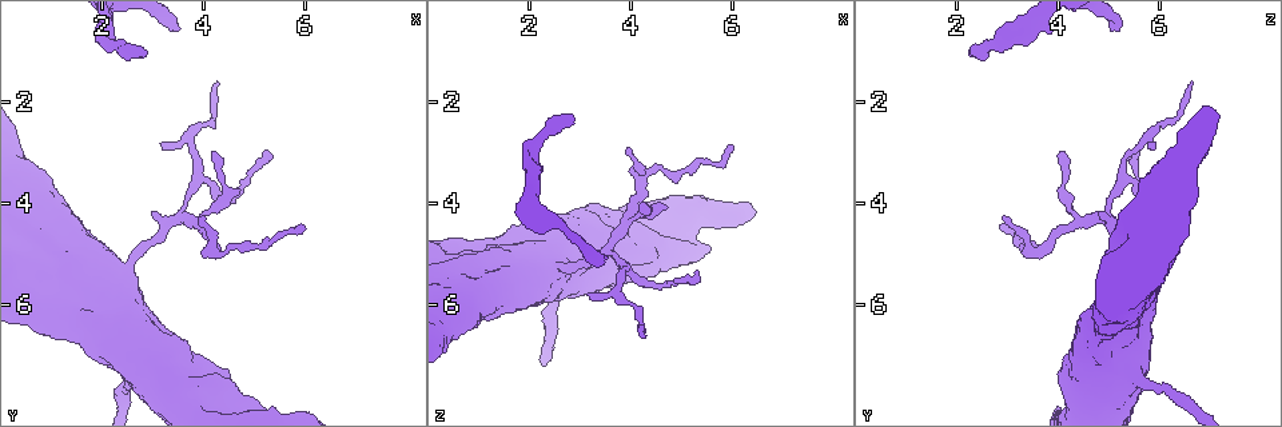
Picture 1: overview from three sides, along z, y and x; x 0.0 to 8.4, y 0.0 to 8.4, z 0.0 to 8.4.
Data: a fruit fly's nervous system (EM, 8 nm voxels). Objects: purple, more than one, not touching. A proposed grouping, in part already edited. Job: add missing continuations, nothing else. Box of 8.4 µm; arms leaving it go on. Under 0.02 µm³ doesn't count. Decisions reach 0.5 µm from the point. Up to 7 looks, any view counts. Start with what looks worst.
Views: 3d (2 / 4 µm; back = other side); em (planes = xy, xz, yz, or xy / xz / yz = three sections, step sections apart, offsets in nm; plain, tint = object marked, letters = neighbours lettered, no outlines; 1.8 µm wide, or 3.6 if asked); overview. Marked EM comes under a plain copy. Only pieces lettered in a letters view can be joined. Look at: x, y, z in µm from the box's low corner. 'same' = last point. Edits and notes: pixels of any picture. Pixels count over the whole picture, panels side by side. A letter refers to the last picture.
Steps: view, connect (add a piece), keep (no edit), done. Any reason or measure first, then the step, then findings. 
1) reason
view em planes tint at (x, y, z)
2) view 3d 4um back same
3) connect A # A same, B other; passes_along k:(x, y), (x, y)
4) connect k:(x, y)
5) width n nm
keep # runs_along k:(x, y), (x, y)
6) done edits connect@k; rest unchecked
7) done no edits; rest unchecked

free end
view em xz step 4 letters at (2.85, 1.10, 2.25)

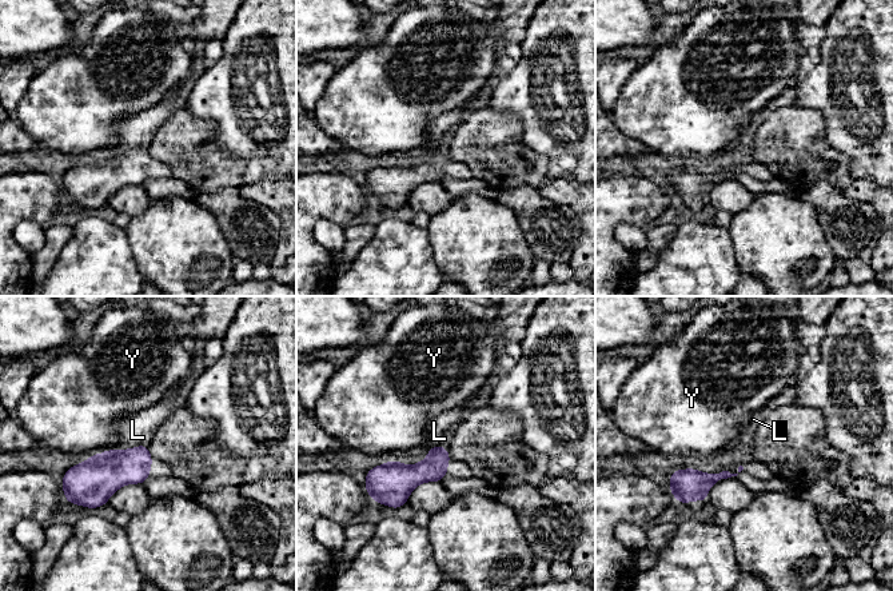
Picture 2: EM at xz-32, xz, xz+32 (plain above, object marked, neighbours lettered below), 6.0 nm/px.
connect L # L same, Y other; passes_along 2:(100, 475), (131, 448), (138, 430); it goes on there

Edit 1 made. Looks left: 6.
view overview

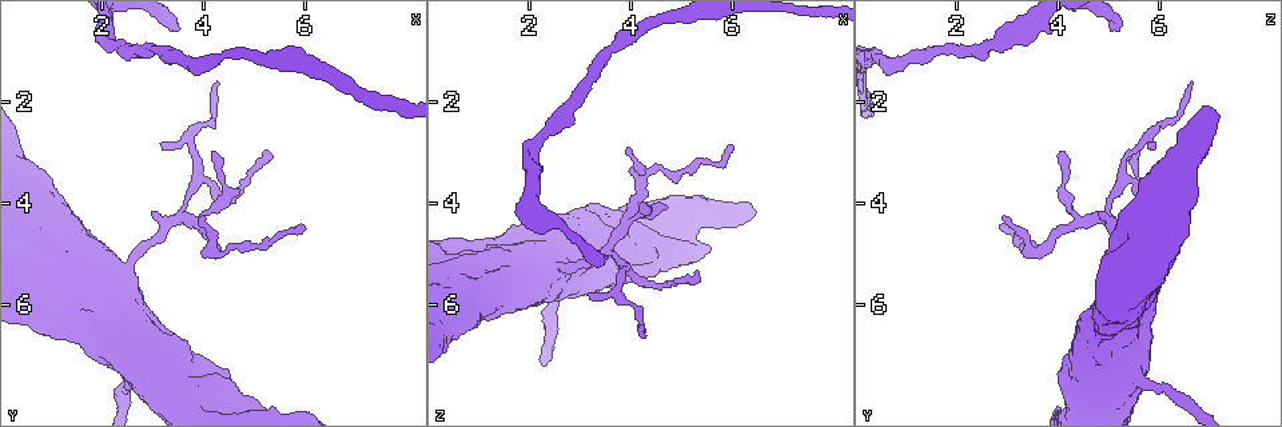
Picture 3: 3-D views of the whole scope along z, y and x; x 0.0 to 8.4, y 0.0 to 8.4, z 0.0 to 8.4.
an open end
view em planes letters at (3.45, 0.60, 5.10)

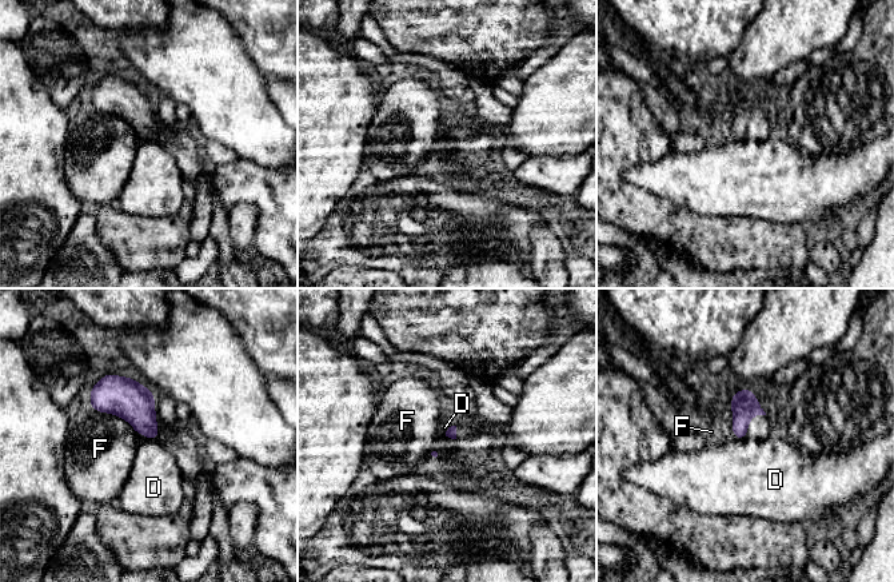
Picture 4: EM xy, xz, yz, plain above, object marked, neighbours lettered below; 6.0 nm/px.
longest_contact F 320 nm
keep # D other, F other; no lettered piece goes on from it

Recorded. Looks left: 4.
tapers out
view em yz step 8 tint at (4.05, 4.25, 3.00)

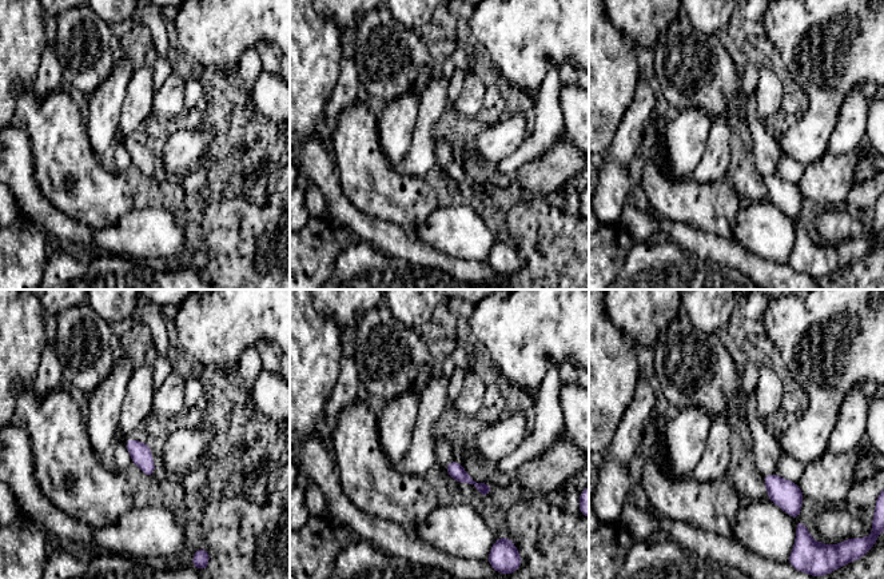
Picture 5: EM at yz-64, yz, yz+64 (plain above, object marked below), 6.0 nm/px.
view em xy step 16 letters same

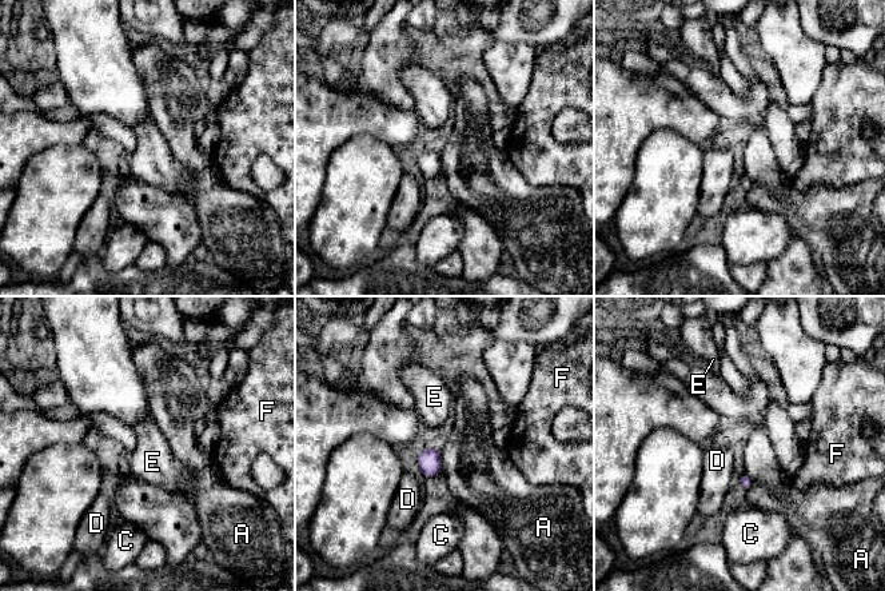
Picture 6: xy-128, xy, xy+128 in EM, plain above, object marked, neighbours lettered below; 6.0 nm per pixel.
keep # A other, C other, D other, E other, F other; border 6:(439, 447), (441, 467), (443, 470); none of them fits

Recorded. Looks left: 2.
done edits connect@2; rest unchecked

